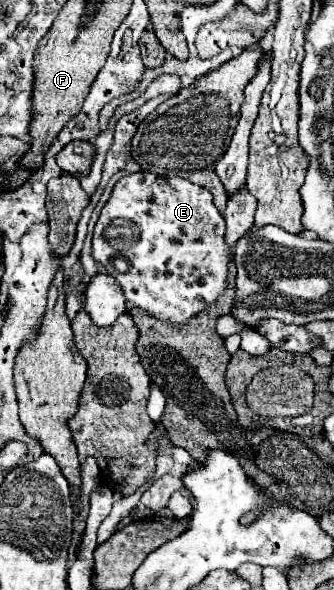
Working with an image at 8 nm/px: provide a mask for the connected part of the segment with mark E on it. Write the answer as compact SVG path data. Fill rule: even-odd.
M153 172L129 174L117 182L109 202L101 210L99 222L95 224L93 258L123 286L125 298L131 306L143 308L153 318L175 324L189 320L225 292L227 266L231 260L225 246L225 220L213 204L211 192L183 178L163 178ZM113 258L125 258L129 262L125 274L113 268Z

